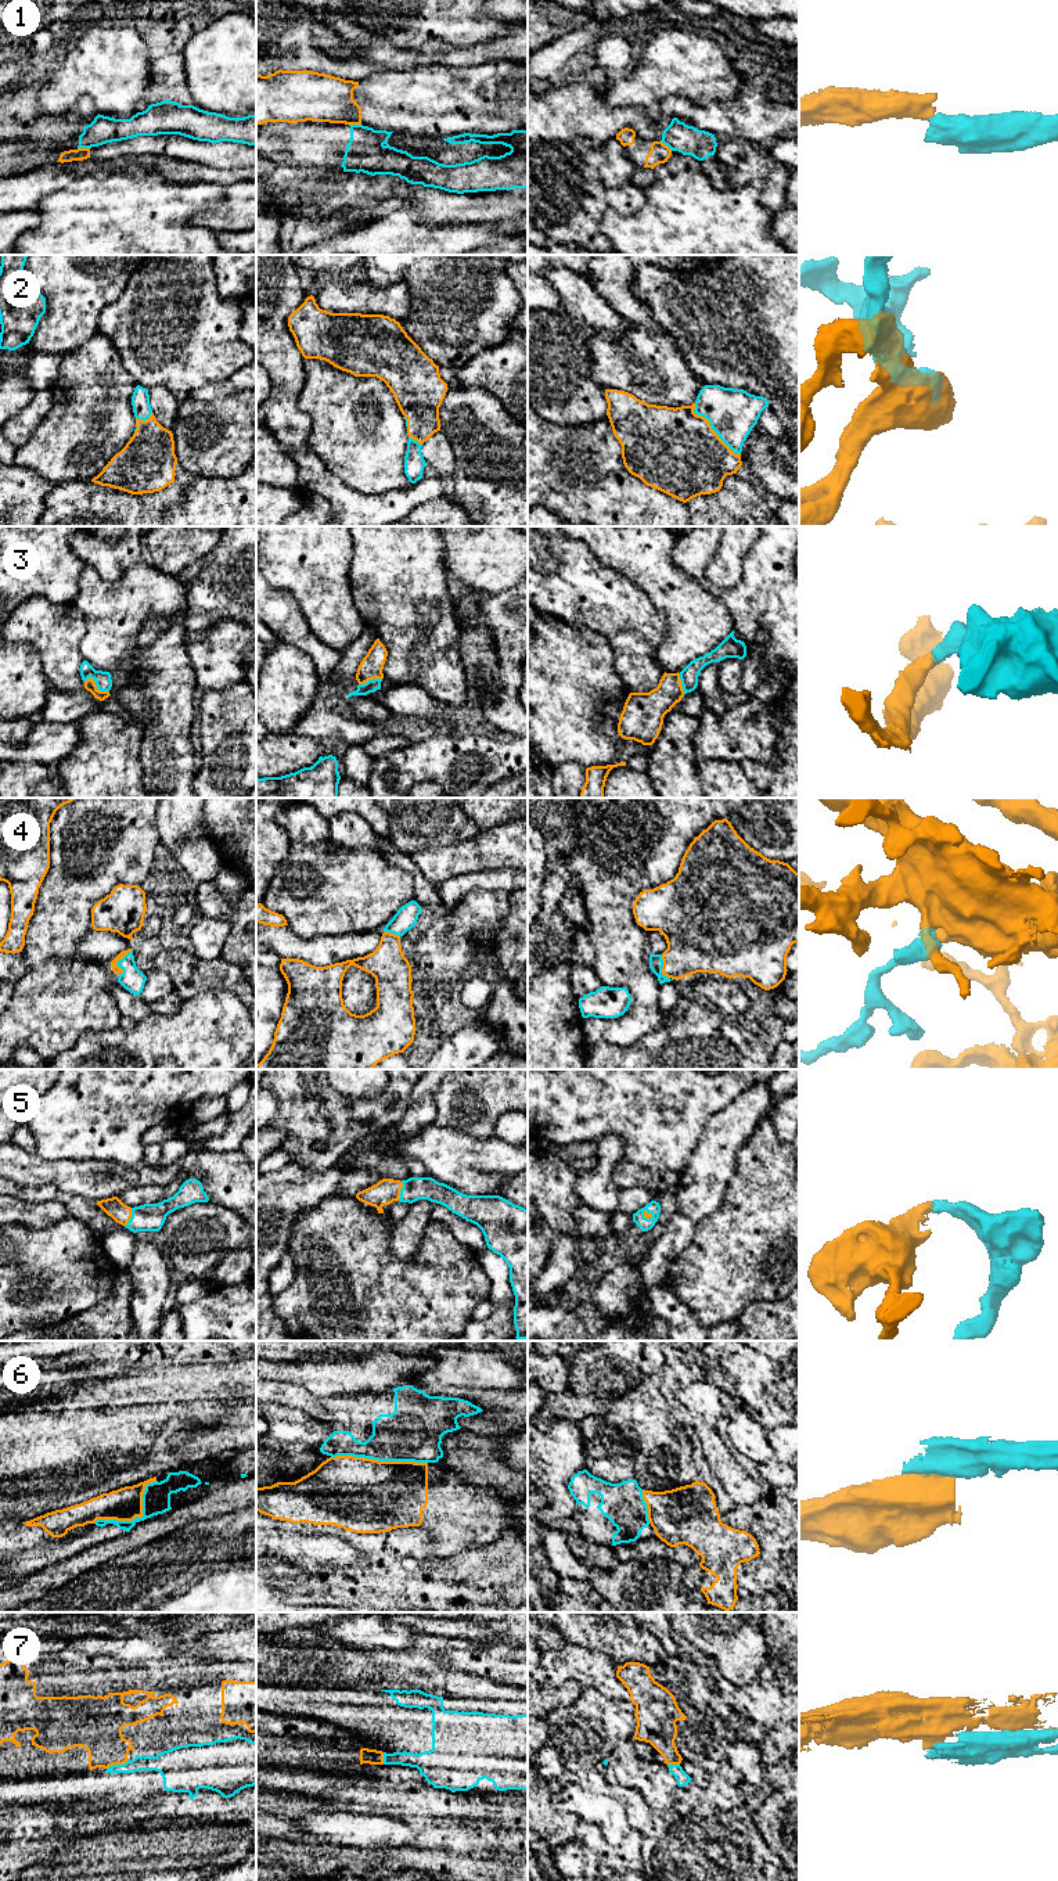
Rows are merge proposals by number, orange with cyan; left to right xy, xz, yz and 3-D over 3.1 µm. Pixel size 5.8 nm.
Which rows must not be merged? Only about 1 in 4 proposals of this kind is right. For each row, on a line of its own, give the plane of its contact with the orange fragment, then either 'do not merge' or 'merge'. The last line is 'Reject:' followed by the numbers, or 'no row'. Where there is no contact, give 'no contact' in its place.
1: meets orange in xy; do not merge
2: meets orange in yz; merge
3: meets orange in xy; merge
4: meets orange in xy; merge
5: meets orange in xz; merge
6: meets orange in xz; do not merge
7: meets orange in xy; do not merge
Reject: 1, 6, 7

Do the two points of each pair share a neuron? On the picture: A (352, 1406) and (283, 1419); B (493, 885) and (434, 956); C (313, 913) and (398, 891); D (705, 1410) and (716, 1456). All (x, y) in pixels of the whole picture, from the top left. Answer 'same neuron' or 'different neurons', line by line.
A: different neurons
B: different neurons
C: same neuron
D: different neurons

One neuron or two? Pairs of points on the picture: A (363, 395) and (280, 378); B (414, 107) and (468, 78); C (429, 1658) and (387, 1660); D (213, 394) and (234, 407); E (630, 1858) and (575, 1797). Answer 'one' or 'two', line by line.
A: two
B: one
C: two
D: two
E: one

